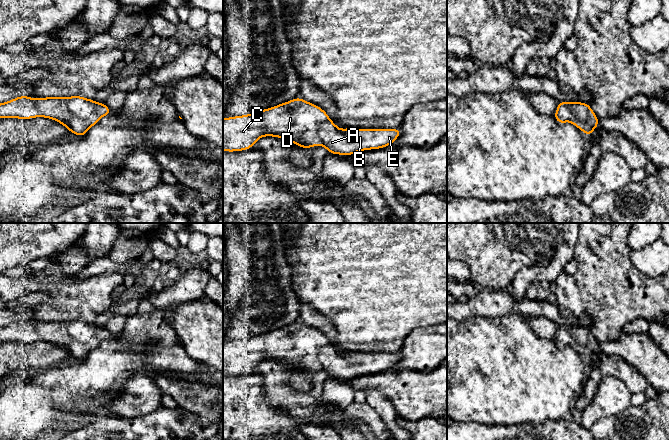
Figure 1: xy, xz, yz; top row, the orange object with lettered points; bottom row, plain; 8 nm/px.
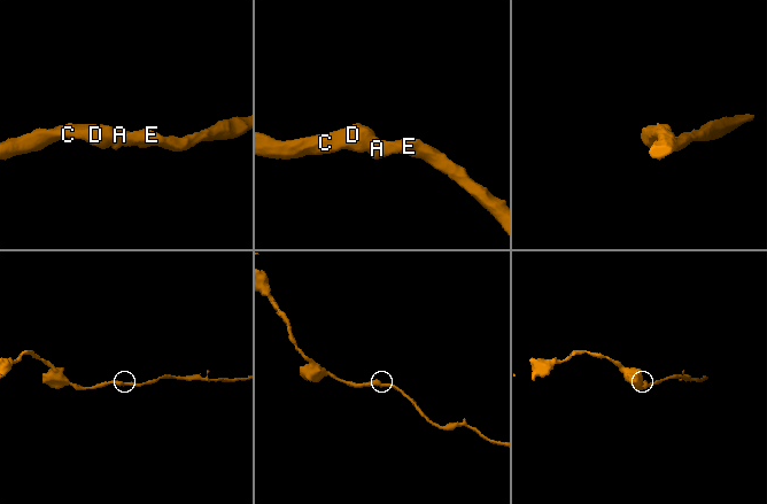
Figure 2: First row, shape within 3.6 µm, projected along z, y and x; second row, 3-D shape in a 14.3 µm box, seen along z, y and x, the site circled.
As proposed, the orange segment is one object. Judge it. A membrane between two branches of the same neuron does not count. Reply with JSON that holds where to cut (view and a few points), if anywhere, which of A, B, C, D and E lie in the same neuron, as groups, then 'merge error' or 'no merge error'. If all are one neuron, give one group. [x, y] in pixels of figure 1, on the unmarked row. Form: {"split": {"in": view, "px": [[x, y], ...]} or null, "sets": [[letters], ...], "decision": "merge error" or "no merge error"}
{"split": null, "sets": [["A", "B", "C", "D", "E"]], "decision": "no merge error"}

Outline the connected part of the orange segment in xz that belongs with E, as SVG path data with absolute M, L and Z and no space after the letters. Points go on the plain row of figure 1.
M297 321L289 326L281 327L277 330L256 335L248 339L223 342L223 375L235 376L249 374L259 362L272 360L290 365L295 369L299 369L302 373L321 369L330 378L350 380L356 376L381 373L391 369L401 357L401 352L339 353L322 332Z

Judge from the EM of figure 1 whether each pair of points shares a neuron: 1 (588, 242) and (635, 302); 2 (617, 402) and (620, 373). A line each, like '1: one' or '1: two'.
1: one
2: two

